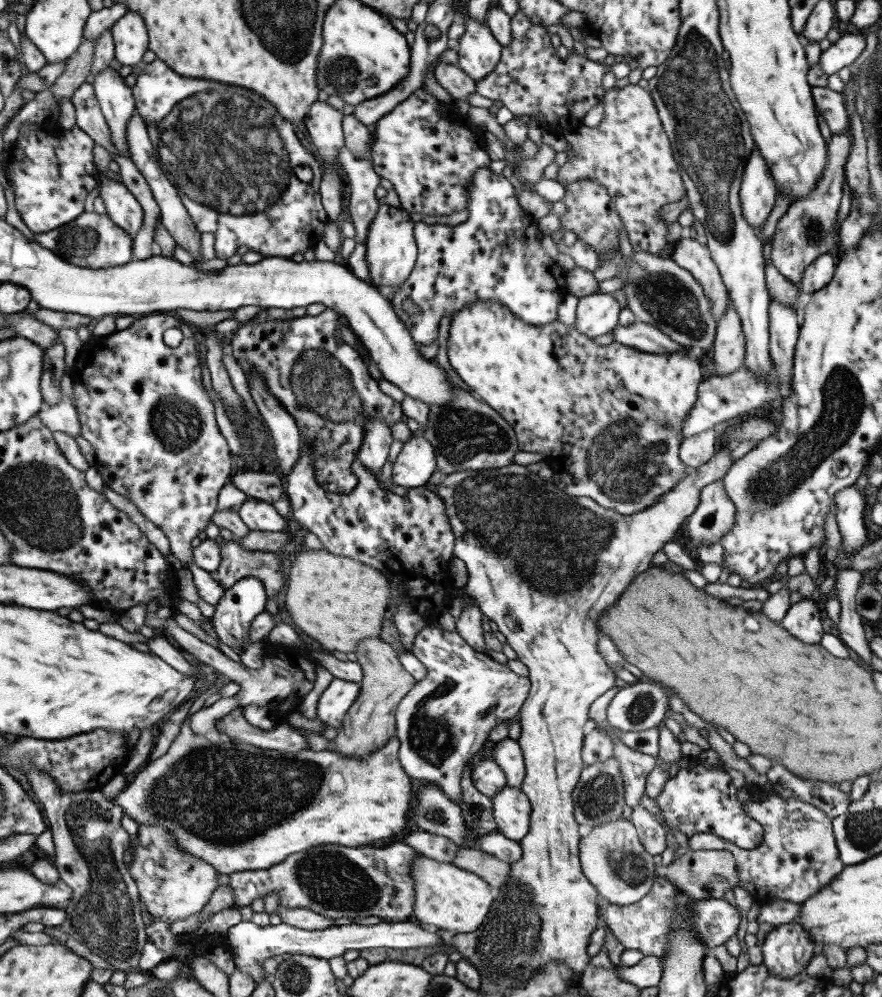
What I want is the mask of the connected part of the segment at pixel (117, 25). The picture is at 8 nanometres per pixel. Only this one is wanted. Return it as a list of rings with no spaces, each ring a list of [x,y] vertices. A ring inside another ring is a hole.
[[[128,11],[120,17],[110,28],[115,44],[115,58],[122,66],[134,66],[141,64],[144,52],[149,49],[149,34],[142,16],[137,12]]]

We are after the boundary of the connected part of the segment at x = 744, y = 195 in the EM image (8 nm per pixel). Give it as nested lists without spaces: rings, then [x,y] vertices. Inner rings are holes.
[[[758,148],[744,167],[739,197],[742,201],[742,217],[746,217],[752,229],[760,232],[774,209],[778,193],[776,181]]]

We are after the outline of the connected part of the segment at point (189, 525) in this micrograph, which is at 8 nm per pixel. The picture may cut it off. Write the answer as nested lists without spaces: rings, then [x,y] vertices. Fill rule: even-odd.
[[[166,312],[143,315],[130,327],[115,333],[106,338],[90,337],[69,373],[81,435],[94,448],[95,466],[105,486],[128,498],[154,522],[168,537],[171,552],[181,560],[182,568],[188,569],[194,563],[190,542],[203,535],[210,524],[217,511],[218,492],[230,482],[232,474],[232,454],[218,429],[214,403],[202,385],[200,334]],[[172,327],[179,328],[184,335],[178,348],[170,348],[163,342],[164,331]]]

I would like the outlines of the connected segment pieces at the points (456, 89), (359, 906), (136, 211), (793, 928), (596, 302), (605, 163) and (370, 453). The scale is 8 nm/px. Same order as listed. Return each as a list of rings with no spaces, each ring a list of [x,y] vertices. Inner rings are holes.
[[[449,63],[439,64],[435,68],[435,77],[438,84],[444,87],[453,101],[468,100],[468,96],[476,92],[476,83],[471,76],[468,76],[460,67]]]
[[[400,839],[396,843],[391,845],[386,845],[382,847],[373,847],[372,845],[358,846],[356,848],[350,848],[347,846],[336,845],[336,844],[322,844],[314,846],[305,850],[303,852],[297,852],[290,856],[286,857],[284,862],[268,868],[266,870],[258,869],[255,871],[238,871],[229,875],[230,881],[229,884],[233,888],[234,901],[236,909],[240,910],[242,906],[248,906],[255,898],[260,898],[260,896],[266,896],[270,893],[276,894],[280,900],[280,905],[288,908],[309,908],[322,916],[327,916],[328,918],[337,919],[342,916],[344,918],[364,918],[365,916],[380,916],[384,920],[390,921],[406,921],[413,914],[414,901],[415,901],[415,876],[412,874],[413,870],[413,860],[417,858],[417,855],[420,855],[419,852],[416,852],[415,848],[412,848],[409,844],[401,842]]]
[[[101,176],[99,181],[99,196],[106,206],[107,216],[122,228],[130,237],[134,238],[143,225],[143,209],[136,197],[128,191],[124,183]]]
[[[800,923],[776,925],[762,944],[763,965],[770,974],[789,979],[805,972],[814,948],[811,934]]]
[[[598,292],[579,299],[576,309],[576,330],[594,340],[613,331],[619,325],[620,303],[606,292]]]
[[[638,83],[609,88],[603,103],[604,115],[597,127],[582,130],[578,135],[567,133],[576,156],[559,168],[557,181],[588,178],[604,184],[614,199],[634,251],[658,255],[668,243],[669,226],[658,218],[662,206],[680,202],[686,195],[670,139],[652,95]]]
[[[369,418],[363,427],[365,435],[357,459],[365,465],[365,469],[377,475],[388,459],[388,451],[392,444],[391,427],[383,420]]]

